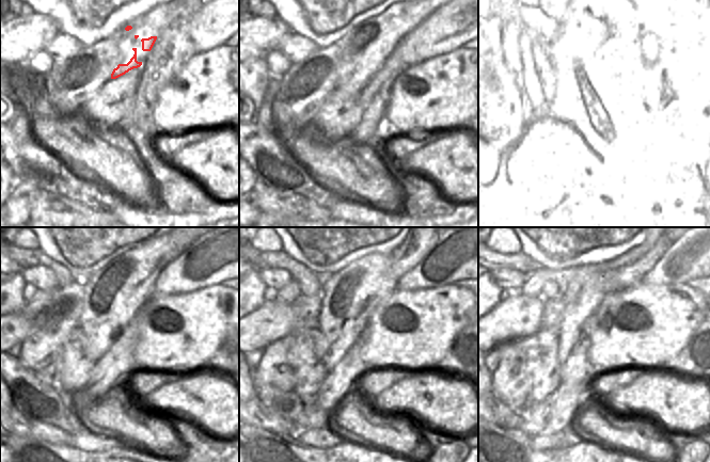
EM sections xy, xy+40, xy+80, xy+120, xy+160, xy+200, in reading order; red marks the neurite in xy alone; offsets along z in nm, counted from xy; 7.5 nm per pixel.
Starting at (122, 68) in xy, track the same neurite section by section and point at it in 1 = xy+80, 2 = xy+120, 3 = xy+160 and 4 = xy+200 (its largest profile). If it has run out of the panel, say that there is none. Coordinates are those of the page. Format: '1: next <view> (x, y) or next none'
1: next xy+80 (584, 93)
2: next xy+120 (99, 336)
3: next xy+160 (338, 336)
4: next xy+200 (573, 345)

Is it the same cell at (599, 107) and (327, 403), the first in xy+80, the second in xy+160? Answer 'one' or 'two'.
one

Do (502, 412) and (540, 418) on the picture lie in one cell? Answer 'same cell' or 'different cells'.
different cells

